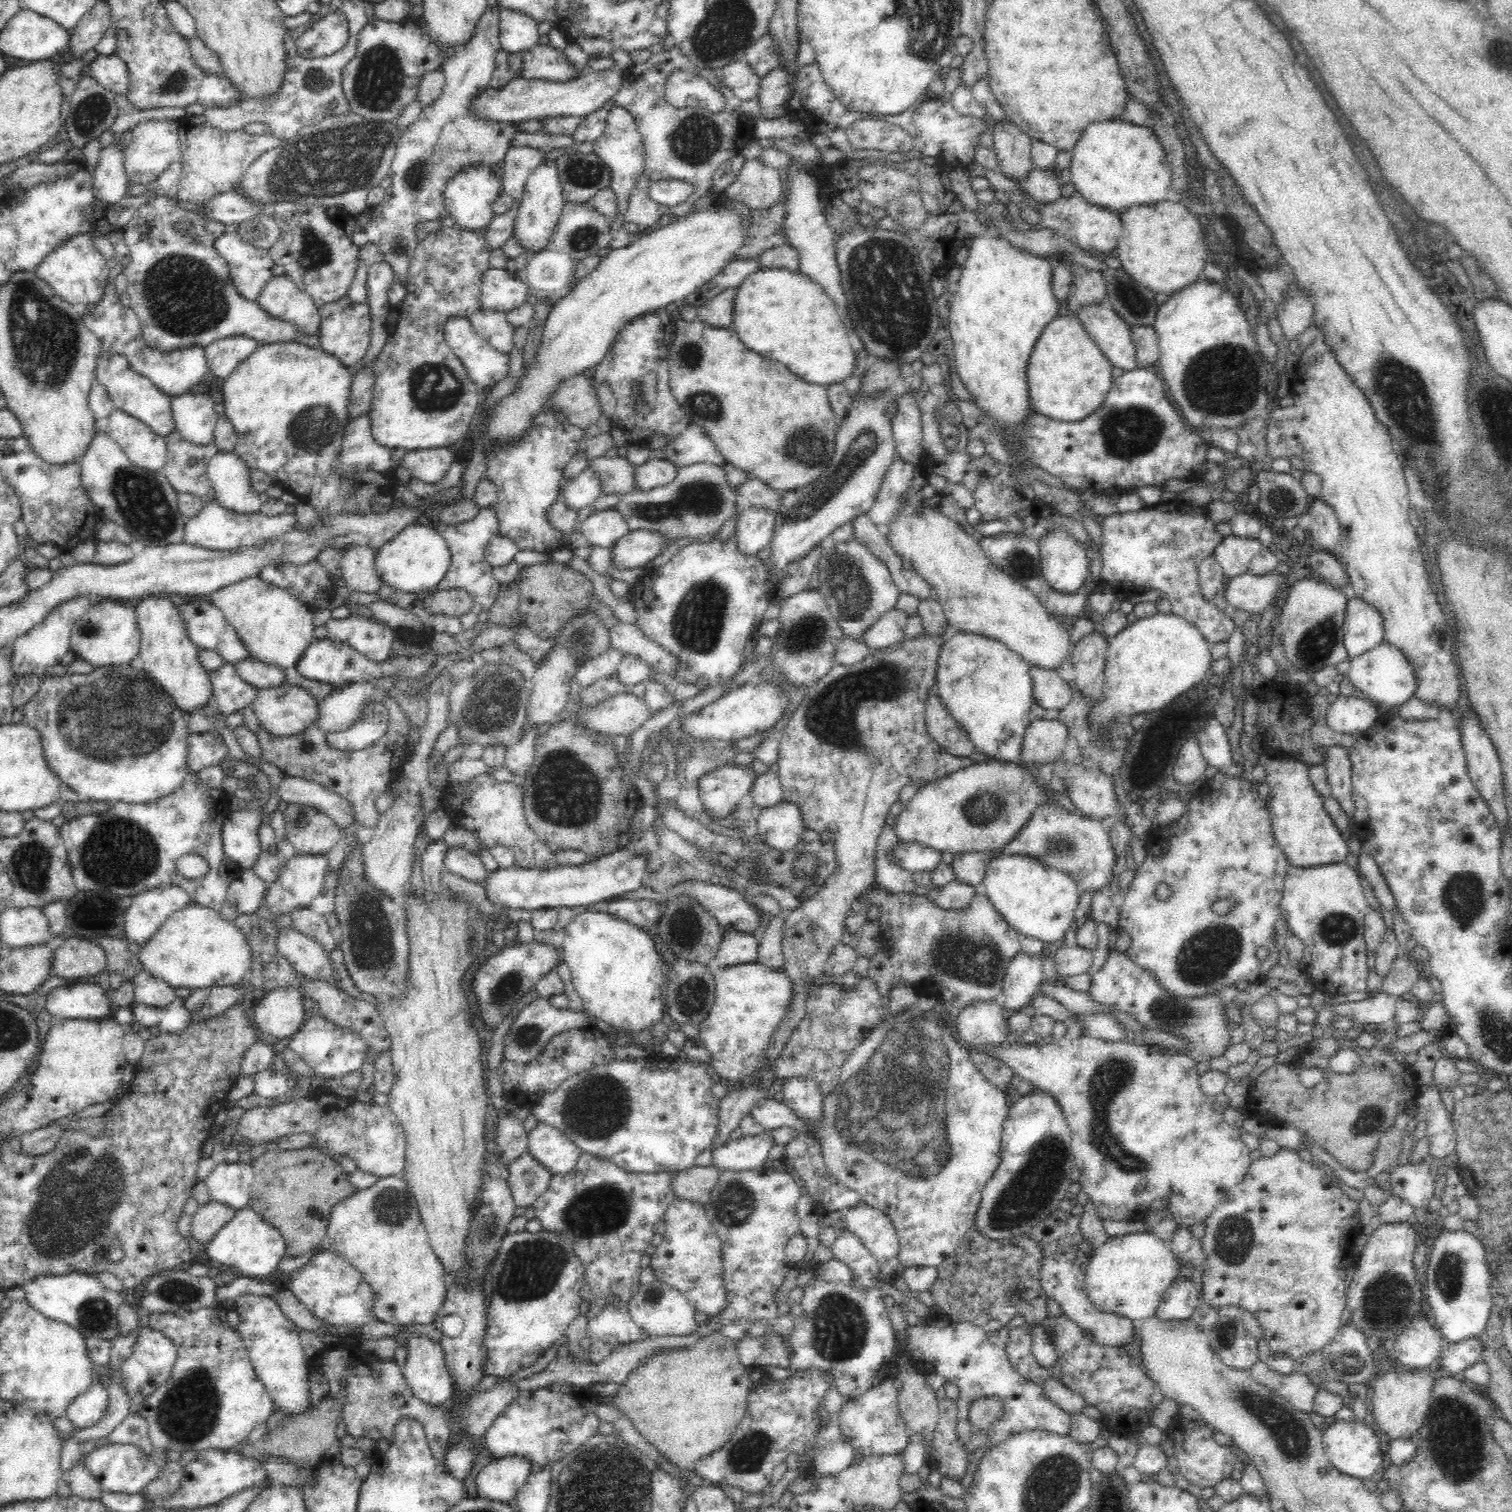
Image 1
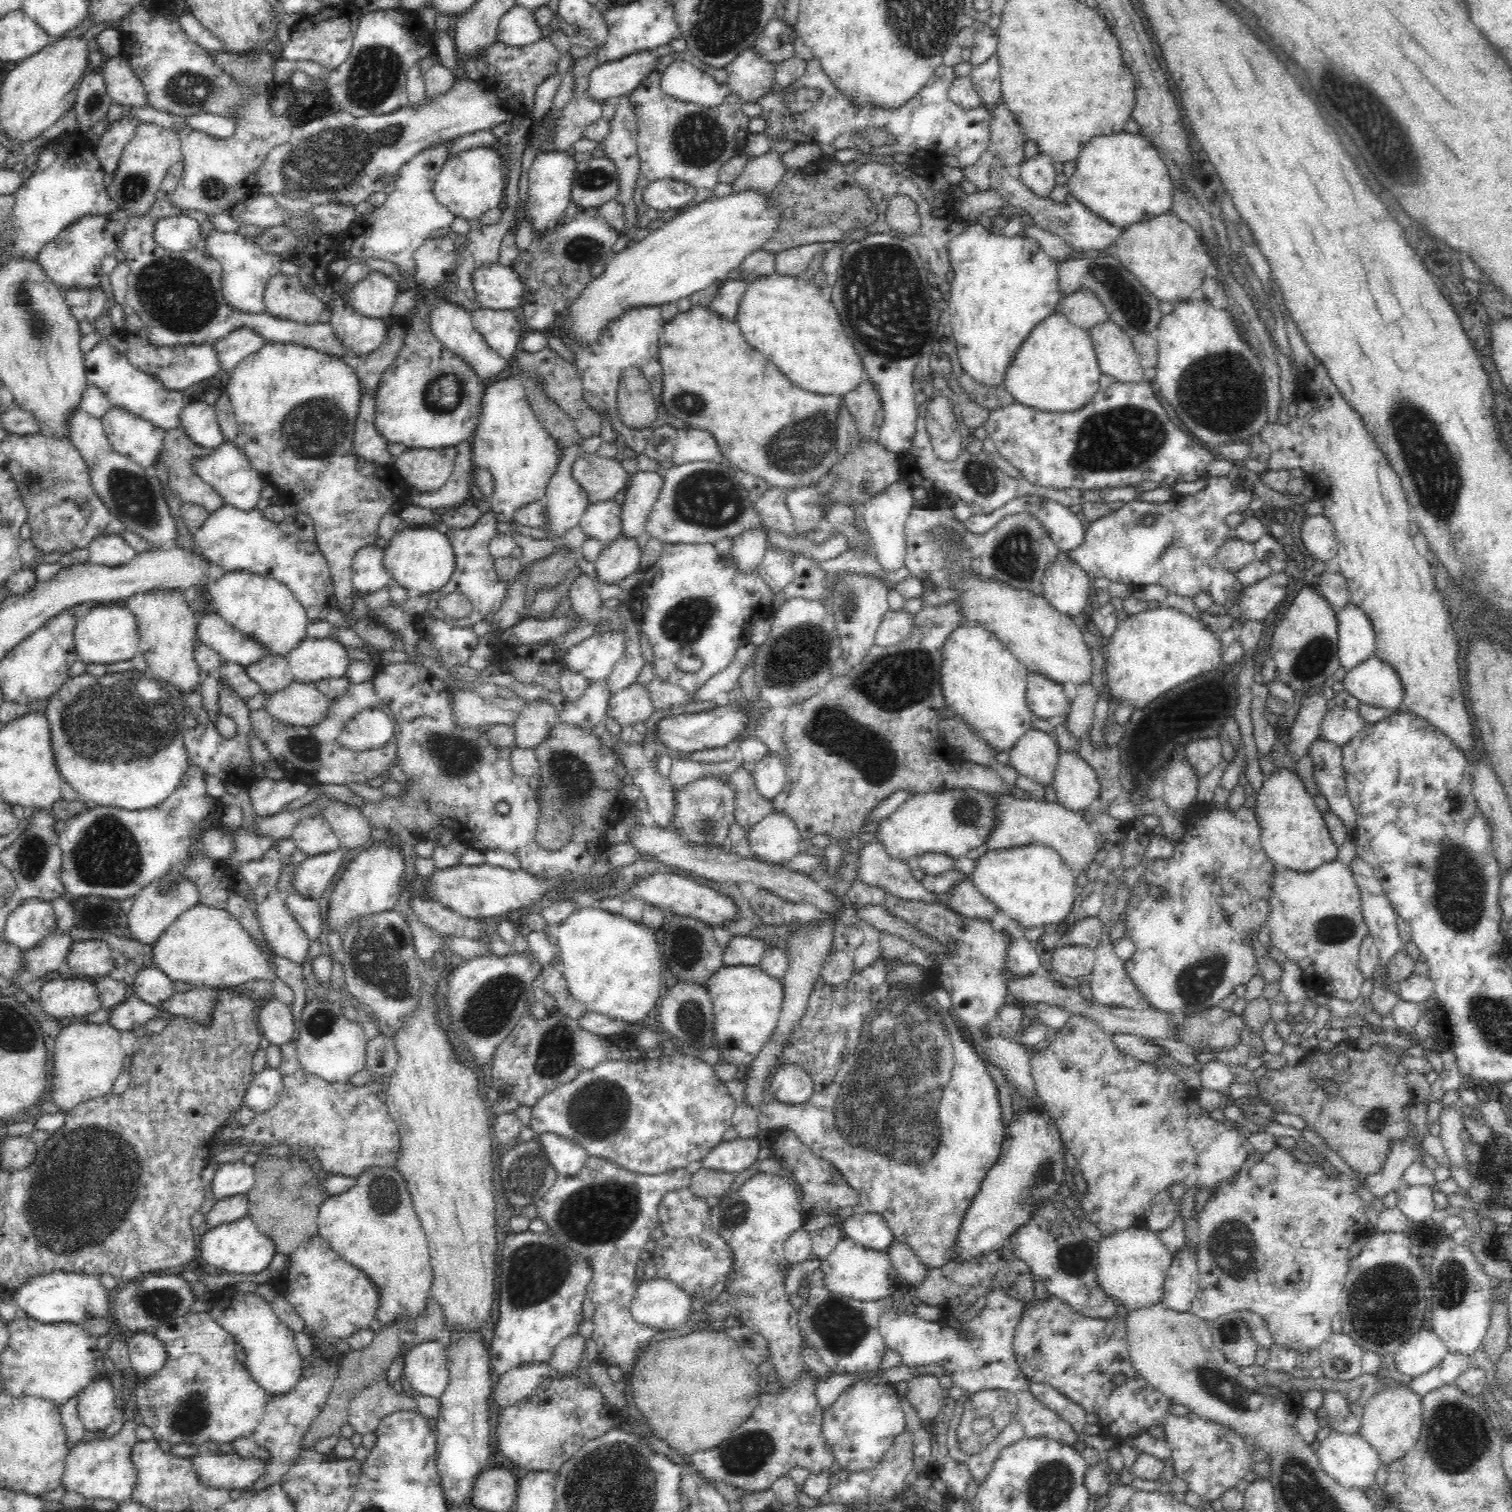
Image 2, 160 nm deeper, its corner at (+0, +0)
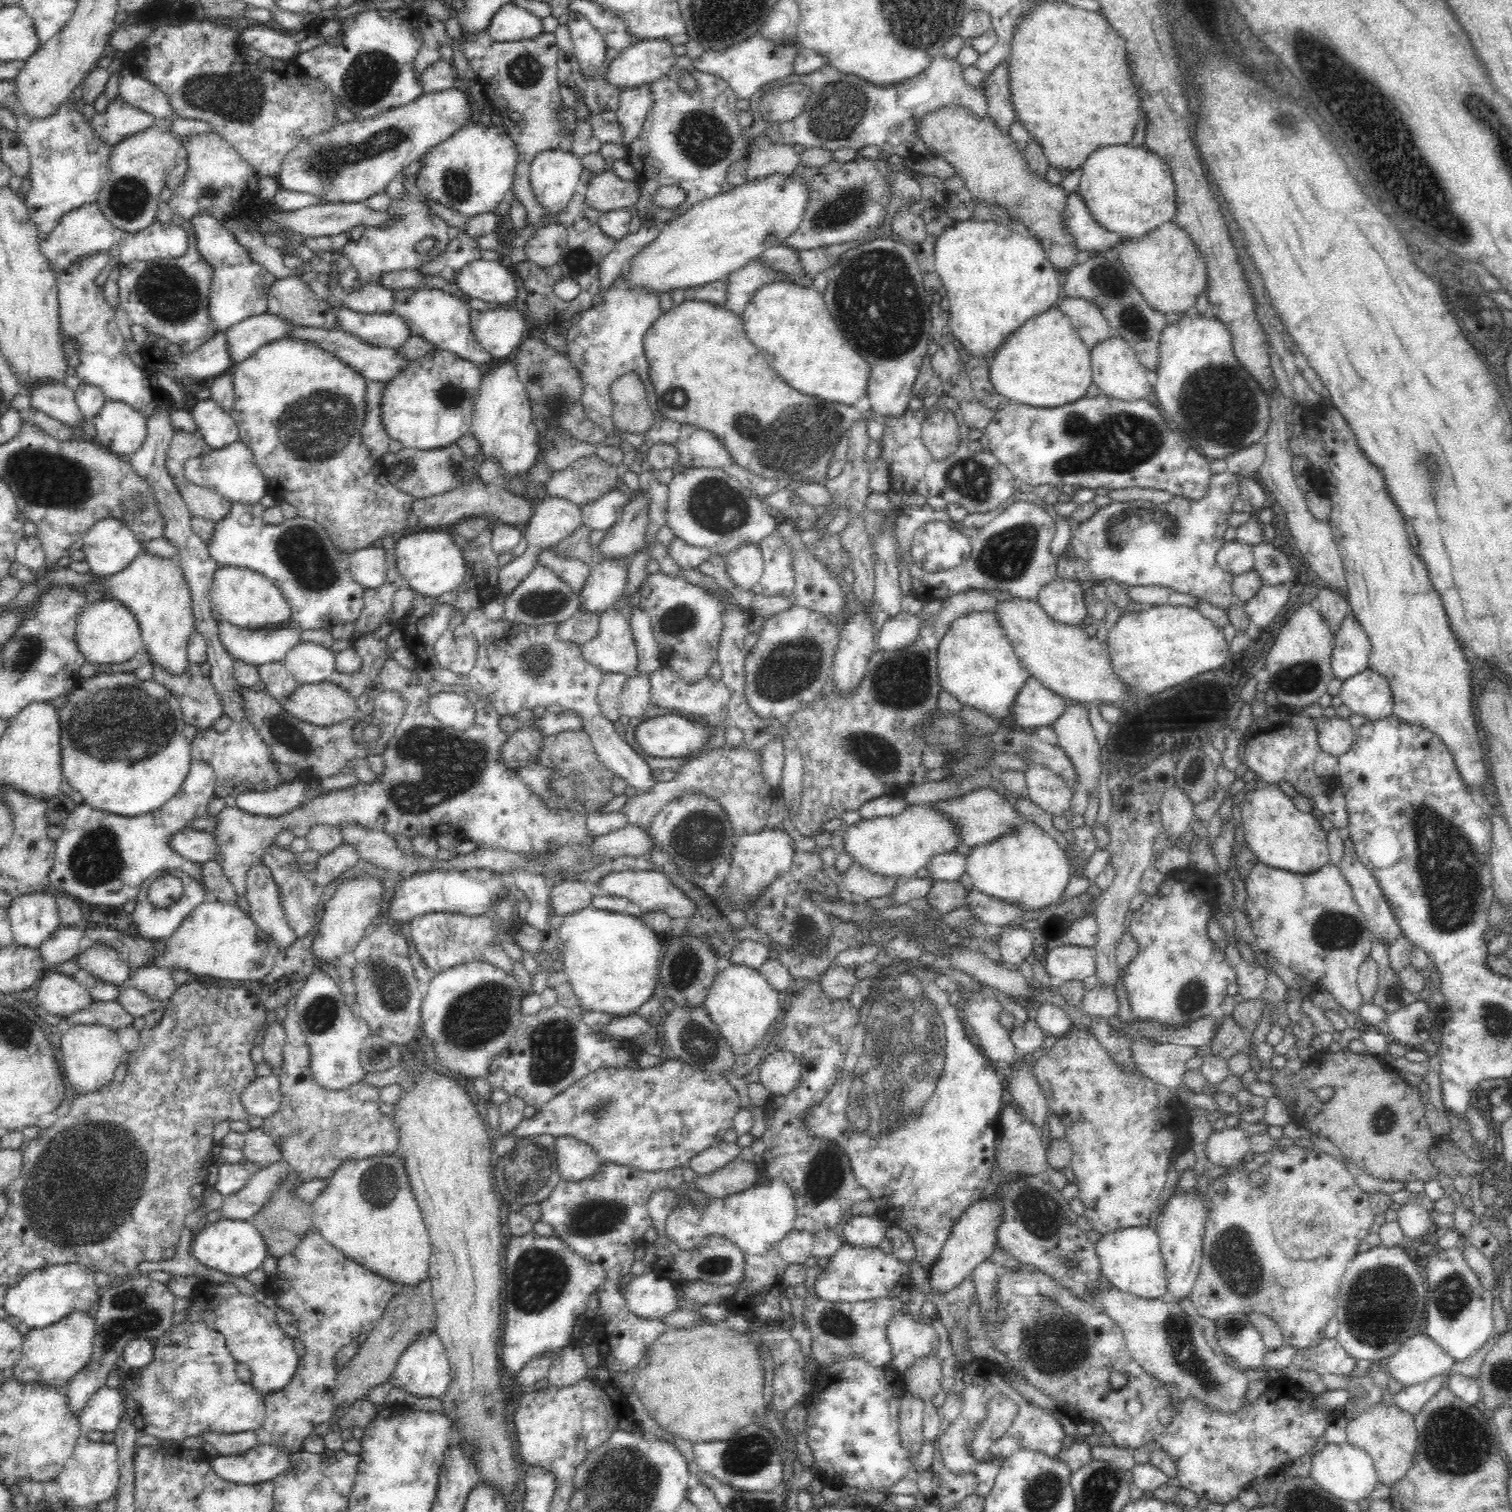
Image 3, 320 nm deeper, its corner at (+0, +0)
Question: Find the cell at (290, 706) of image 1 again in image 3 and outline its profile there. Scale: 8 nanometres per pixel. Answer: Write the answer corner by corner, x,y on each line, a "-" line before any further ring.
330,680
298,685
281,706
290,715
316,726
344,722
359,710
357,699

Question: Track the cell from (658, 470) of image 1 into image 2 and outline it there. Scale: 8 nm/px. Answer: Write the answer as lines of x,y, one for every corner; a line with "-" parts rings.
641,472
629,477
625,500
621,505
620,536
642,540
645,537
645,524
655,500
663,487
660,473

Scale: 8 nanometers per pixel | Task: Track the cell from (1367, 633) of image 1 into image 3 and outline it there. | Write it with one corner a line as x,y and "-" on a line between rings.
1351,614
1335,634
1331,656
1332,676
1343,682
1369,668
1372,645
1366,631

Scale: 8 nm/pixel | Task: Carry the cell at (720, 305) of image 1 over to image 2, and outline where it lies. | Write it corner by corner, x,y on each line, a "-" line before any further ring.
744,279
725,280
720,285
714,300
709,304
709,310
723,319
735,320
740,301
750,283

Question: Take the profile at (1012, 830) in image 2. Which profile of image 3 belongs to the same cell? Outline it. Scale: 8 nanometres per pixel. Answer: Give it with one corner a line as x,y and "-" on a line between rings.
982,787
968,791
963,796
939,801
934,804
934,808
940,813
947,814
959,826
960,841
969,848
992,843
999,839
1001,835
1015,831
1023,823
1028,822
1008,800
1001,798
996,791

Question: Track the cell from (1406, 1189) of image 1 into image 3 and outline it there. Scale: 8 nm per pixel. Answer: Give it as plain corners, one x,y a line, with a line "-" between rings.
1407,1202
1397,1210
1398,1224
1406,1238
1411,1240
1426,1239
1436,1233
1435,1225
1431,1222
1431,1217
1427,1209
1419,1203

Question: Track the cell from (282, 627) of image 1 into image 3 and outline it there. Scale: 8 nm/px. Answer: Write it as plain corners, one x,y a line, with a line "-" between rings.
218,567
210,591
211,606
217,621
226,621
240,628
258,630
276,628
291,622
291,609
280,589
264,575
248,567

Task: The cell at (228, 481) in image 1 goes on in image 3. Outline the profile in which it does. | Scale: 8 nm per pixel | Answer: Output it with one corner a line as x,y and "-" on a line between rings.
240,439
224,448
211,449
204,455
188,458
184,464
184,471
185,476
192,481
192,484
212,489
233,503
254,504
266,494
266,482
262,472
255,464
250,448

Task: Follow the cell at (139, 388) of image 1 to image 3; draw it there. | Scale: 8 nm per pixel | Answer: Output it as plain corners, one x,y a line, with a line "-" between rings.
97,252
80,259
66,270
55,273
62,337
64,343
68,340
74,341
74,349
80,361
72,374
81,383
99,387
107,399
133,406
145,417
164,406
169,411
169,422
174,431
182,429
184,432
199,435
191,411
176,409
169,393
158,386
154,374
148,374
132,362
127,342
118,329
115,312
110,309
104,297
103,287
98,286
95,281
108,264
109,256
105,252

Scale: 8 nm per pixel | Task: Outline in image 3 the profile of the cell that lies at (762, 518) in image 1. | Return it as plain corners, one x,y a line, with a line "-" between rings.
741,544
724,554
724,559
726,573
734,581
734,588
747,591
757,589
764,564
758,544

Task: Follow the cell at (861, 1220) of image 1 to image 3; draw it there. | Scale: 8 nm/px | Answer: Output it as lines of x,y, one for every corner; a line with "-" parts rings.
880,1214
852,1215
843,1227
844,1242
857,1247
878,1247
889,1224

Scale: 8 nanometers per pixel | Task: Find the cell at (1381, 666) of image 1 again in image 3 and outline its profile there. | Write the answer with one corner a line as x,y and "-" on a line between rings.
1370,668
1346,679
1339,697
1351,714
1363,716
1368,721
1392,715
1393,700
1388,681

